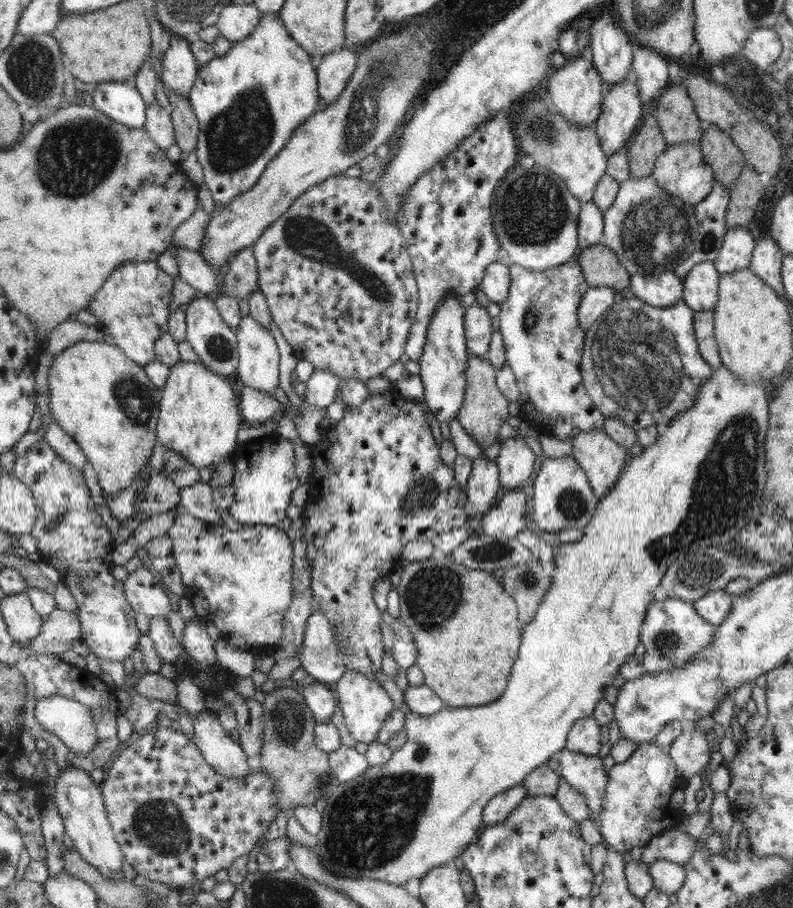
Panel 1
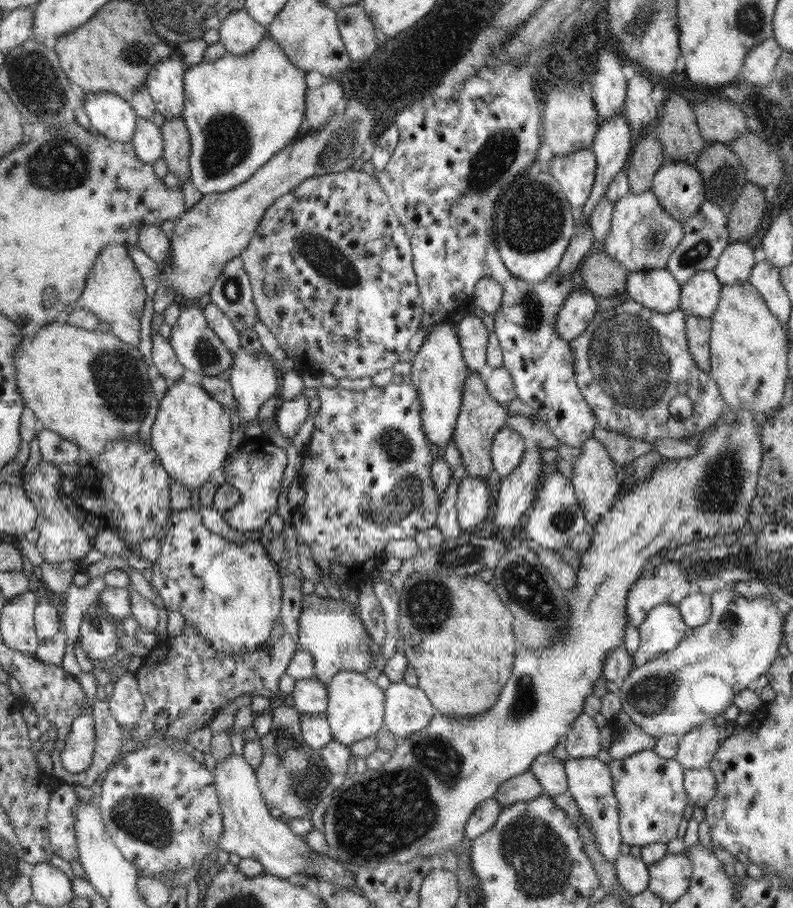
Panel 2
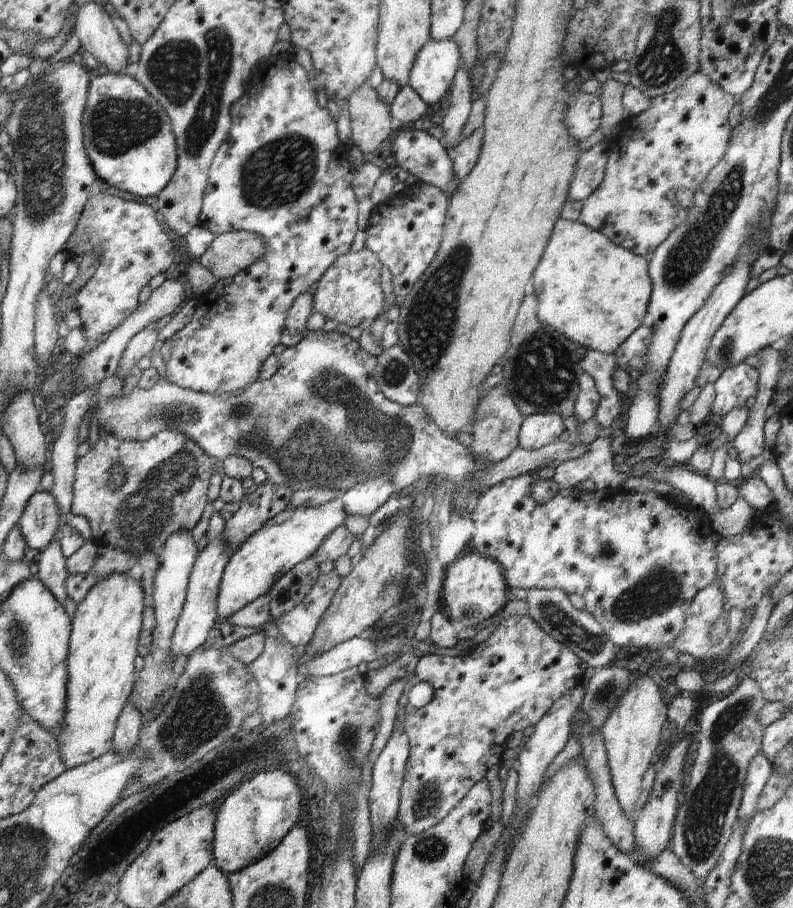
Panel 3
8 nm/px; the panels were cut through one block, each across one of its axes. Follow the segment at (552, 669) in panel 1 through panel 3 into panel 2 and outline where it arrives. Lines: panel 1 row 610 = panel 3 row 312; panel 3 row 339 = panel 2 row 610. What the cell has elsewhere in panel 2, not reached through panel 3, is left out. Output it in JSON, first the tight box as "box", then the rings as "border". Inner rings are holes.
{"box":[324,409,762,868],"border":[[[736,409],[736,418],[738,425],[730,426],[726,423],[715,424],[715,426],[698,433],[692,441],[698,444],[698,453],[692,457],[684,457],[680,459],[669,458],[662,459],[656,463],[656,467],[646,479],[636,481],[627,492],[618,495],[614,501],[614,505],[606,512],[591,529],[592,542],[588,545],[588,549],[580,554],[581,563],[576,570],[576,583],[572,587],[572,591],[568,592],[568,604],[570,604],[570,617],[562,629],[562,633],[558,633],[558,637],[552,639],[552,643],[546,643],[542,647],[530,649],[530,654],[516,654],[514,660],[514,668],[512,668],[512,676],[508,680],[508,684],[504,686],[502,694],[498,696],[498,700],[492,705],[487,712],[476,716],[466,717],[448,717],[440,712],[432,717],[432,721],[427,728],[420,730],[414,734],[410,734],[407,738],[398,744],[391,758],[382,765],[379,769],[370,770],[368,768],[362,774],[354,774],[346,779],[344,784],[337,790],[332,790],[327,797],[327,812],[324,816],[324,836],[328,843],[328,852],[326,855],[332,859],[341,862],[350,862],[356,865],[356,868],[376,868],[383,863],[393,863],[400,865],[408,865],[415,860],[415,857],[432,857],[435,854],[441,854],[443,851],[452,851],[456,846],[466,838],[464,835],[464,826],[474,809],[478,804],[493,798],[500,789],[500,786],[508,780],[514,779],[516,776],[523,774],[530,769],[530,765],[538,756],[551,753],[552,750],[560,743],[560,739],[566,735],[580,714],[584,713],[584,702],[586,698],[592,694],[592,688],[596,684],[596,680],[602,678],[602,670],[604,670],[604,660],[606,654],[612,648],[624,647],[624,636],[626,636],[626,626],[628,626],[628,611],[626,611],[626,598],[630,588],[634,586],[634,582],[642,576],[645,569],[650,568],[648,562],[655,554],[665,554],[670,548],[678,548],[680,552],[692,547],[700,540],[712,538],[718,532],[730,532],[736,528],[742,528],[748,524],[752,500],[757,494],[758,472],[762,466],[762,441],[760,441],[760,418],[754,416],[746,409]]]}

